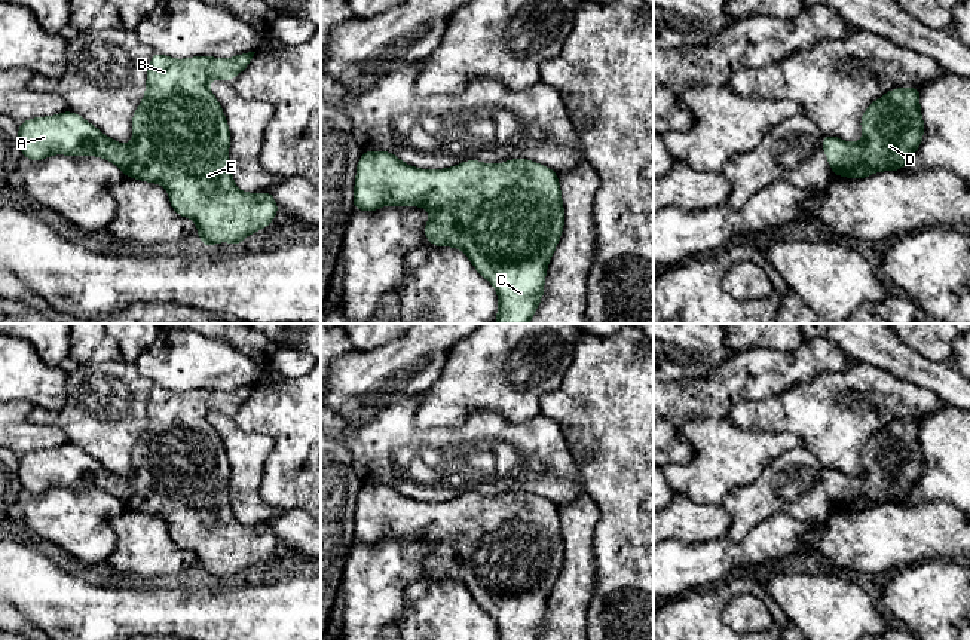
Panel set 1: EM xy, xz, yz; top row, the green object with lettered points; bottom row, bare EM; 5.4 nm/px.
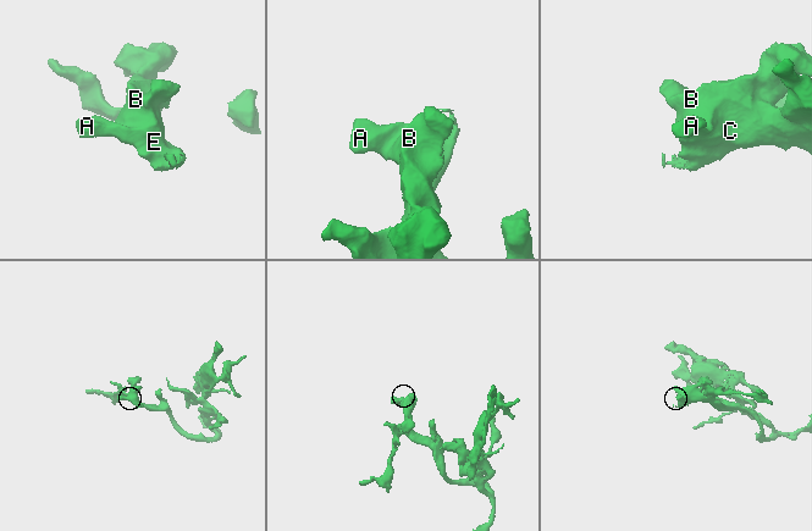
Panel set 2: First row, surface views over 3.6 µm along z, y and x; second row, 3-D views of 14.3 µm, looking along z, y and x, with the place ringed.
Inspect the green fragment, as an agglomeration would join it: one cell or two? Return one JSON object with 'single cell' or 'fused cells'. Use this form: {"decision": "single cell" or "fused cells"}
{"decision": "single cell"}

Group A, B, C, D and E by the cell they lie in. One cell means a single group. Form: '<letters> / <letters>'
A B C D E

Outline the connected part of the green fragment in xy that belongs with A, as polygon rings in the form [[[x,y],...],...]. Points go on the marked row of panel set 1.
[[[154,52],[147,71],[146,97],[132,116],[134,140],[129,144],[116,143],[82,116],[64,111],[19,123],[18,144],[22,156],[30,160],[43,160],[51,154],[104,157],[117,165],[125,177],[162,184],[174,211],[196,221],[198,236],[206,249],[215,242],[233,242],[239,246],[245,236],[269,226],[279,206],[272,192],[244,193],[233,183],[229,163],[230,132],[208,82],[233,80],[248,67],[254,53],[230,59],[172,59]]]

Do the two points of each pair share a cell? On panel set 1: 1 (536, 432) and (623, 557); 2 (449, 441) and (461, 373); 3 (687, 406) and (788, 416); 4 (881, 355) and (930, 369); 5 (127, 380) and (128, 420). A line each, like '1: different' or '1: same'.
1: different
2: different
3: different
4: same
5: same

